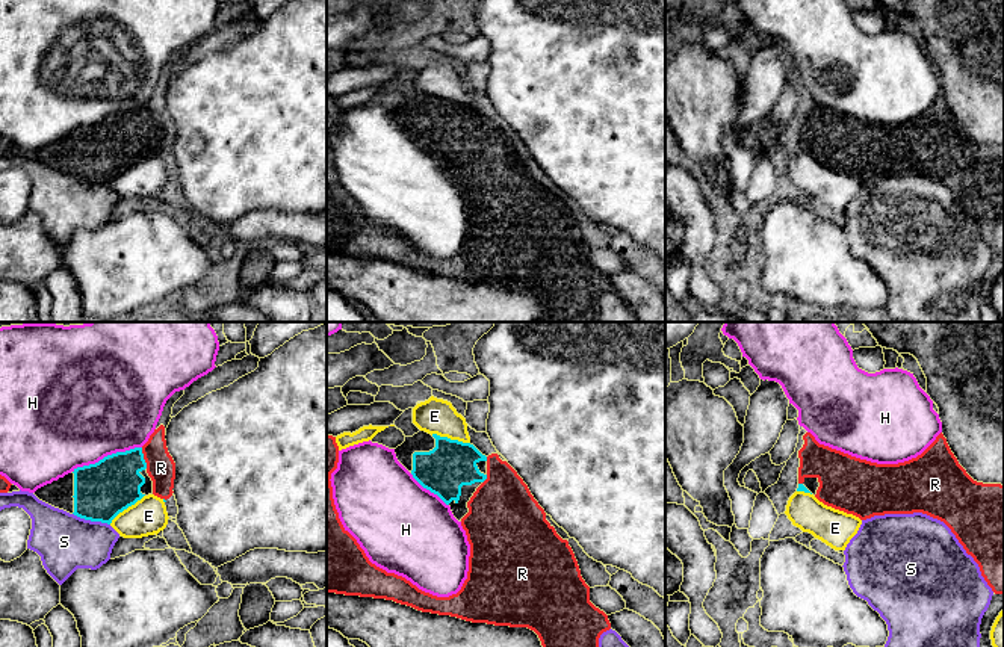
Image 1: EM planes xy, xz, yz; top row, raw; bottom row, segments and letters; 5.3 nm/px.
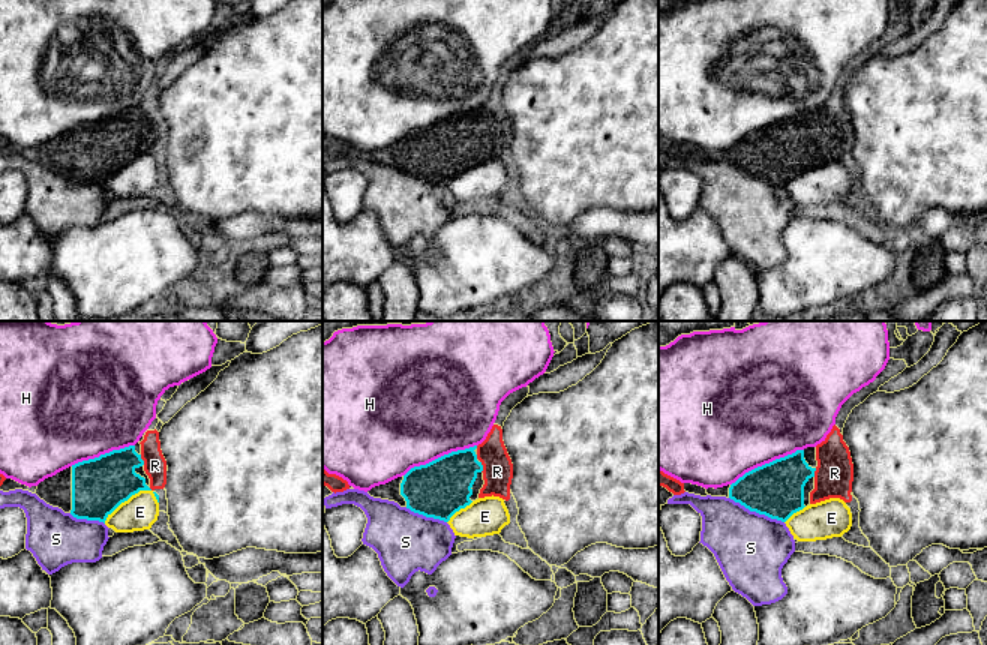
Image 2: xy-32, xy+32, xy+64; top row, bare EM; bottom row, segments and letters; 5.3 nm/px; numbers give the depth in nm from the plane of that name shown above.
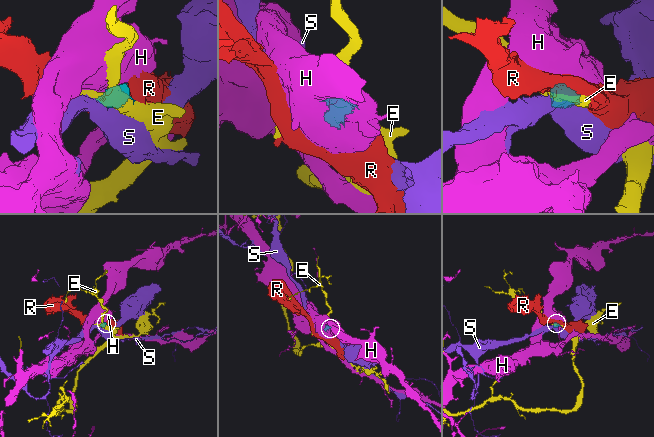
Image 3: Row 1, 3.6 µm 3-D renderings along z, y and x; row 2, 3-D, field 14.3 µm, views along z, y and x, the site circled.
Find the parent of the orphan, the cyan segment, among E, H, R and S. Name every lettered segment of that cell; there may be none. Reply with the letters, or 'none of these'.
R

